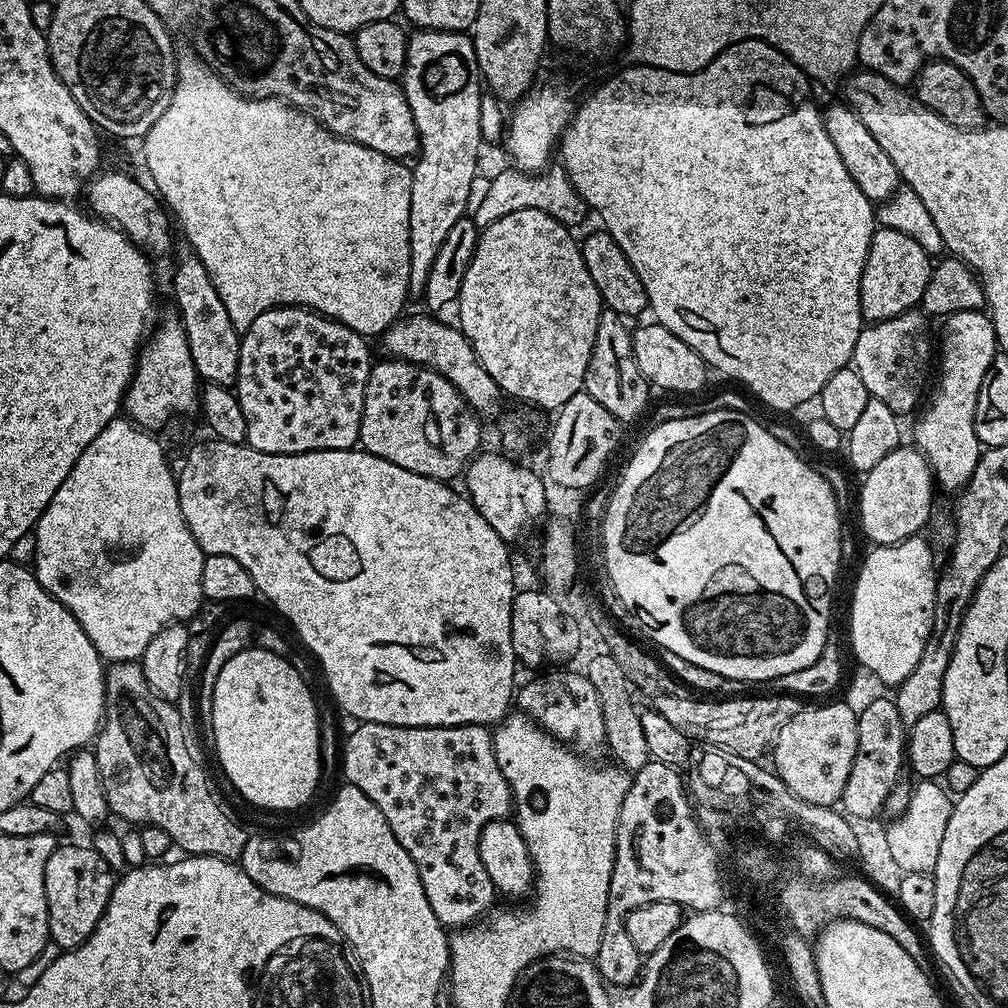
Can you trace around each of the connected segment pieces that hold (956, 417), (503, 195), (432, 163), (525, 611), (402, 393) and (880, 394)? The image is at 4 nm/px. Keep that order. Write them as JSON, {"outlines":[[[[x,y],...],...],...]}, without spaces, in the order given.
{"outlines":[[[[984,310],[954,313],[943,324],[944,353],[939,353],[938,368],[944,373],[932,401],[931,396],[927,401],[928,409],[919,413],[914,444],[932,467],[935,483],[956,494],[978,466],[982,445],[978,434],[974,434],[974,406],[978,390],[982,390],[982,378],[986,378],[990,362],[998,354],[998,341],[991,315]]],[[[552,164],[538,173],[522,172],[516,168],[509,168],[498,173],[494,180],[487,186],[475,212],[472,212],[477,229],[482,230],[492,225],[499,218],[515,210],[536,209],[550,214],[559,224],[569,228],[580,225],[587,216],[590,209],[587,203],[574,190],[568,175],[565,174],[563,165]]],[[[413,31],[408,38],[406,66],[400,84],[414,114],[420,142],[411,176],[408,283],[409,295],[418,298],[424,293],[426,279],[451,227],[467,213],[480,148],[484,146],[480,130],[484,81],[471,37],[462,32]]],[[[521,589],[511,604],[511,645],[517,661],[524,667],[536,668],[544,662],[566,664],[580,642],[580,630],[573,617],[564,614],[553,593]]],[[[384,358],[384,361],[373,363],[372,372],[368,376],[366,382],[366,402],[362,410],[362,422],[360,423],[360,439],[359,447],[363,451],[374,454],[378,458],[382,458],[386,462],[394,462],[394,466],[402,466],[402,470],[410,470],[419,476],[425,476],[431,480],[441,482],[452,482],[452,479],[459,477],[461,473],[467,469],[468,463],[472,461],[472,457],[481,451],[480,445],[480,420],[481,417],[470,407],[462,398],[462,394],[458,394],[458,390],[453,384],[447,380],[442,374],[438,374],[433,368],[423,368],[420,364],[411,364],[405,360],[397,360],[395,358]]],[[[909,310],[889,320],[878,320],[861,327],[860,337],[854,346],[852,364],[858,378],[862,378],[869,397],[886,402],[886,406],[890,406],[890,410],[894,410],[897,414],[912,411],[915,413],[917,411],[916,403],[920,399],[922,399],[921,401],[925,399],[924,387],[928,384],[928,371],[934,368],[932,336],[928,333],[928,323],[930,323],[929,317],[923,311]]]]}

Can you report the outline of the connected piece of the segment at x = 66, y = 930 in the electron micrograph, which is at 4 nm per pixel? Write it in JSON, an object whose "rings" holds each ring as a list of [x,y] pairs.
{"rings":[[[61,843],[46,858],[44,871],[44,889],[48,907],[48,935],[61,950],[79,948],[94,934],[110,894],[116,885],[117,877],[112,868],[106,866],[106,858],[98,854],[91,846],[84,848],[80,844]]]}

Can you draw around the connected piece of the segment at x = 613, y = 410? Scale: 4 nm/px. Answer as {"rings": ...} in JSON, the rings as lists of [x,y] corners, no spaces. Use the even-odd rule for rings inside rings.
{"rings":[[[601,311],[598,318],[598,334],[594,334],[594,350],[586,366],[583,391],[588,393],[594,402],[606,406],[610,414],[619,420],[621,425],[628,426],[644,412],[648,404],[648,379],[638,370],[638,358],[634,358],[633,329],[627,328],[625,317],[617,312]]]}

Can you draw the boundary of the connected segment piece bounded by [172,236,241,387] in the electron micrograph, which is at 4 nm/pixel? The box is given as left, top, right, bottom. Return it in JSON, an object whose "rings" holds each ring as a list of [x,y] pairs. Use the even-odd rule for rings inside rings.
{"rings":[[[180,236],[173,241],[172,258],[176,260],[172,290],[180,308],[178,316],[184,325],[195,370],[203,381],[231,387],[236,383],[241,335],[231,322],[222,298],[219,298],[208,271],[202,266],[201,259],[190,246],[188,239]]]}

